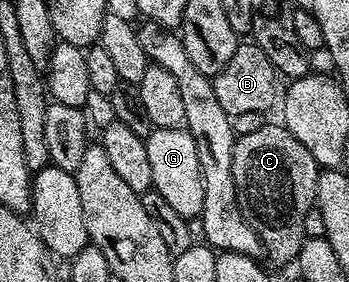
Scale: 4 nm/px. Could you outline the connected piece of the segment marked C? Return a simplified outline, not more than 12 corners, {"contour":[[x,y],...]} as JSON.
{"contour":[[287,127],[237,138],[240,212],[291,264],[321,168]]}

